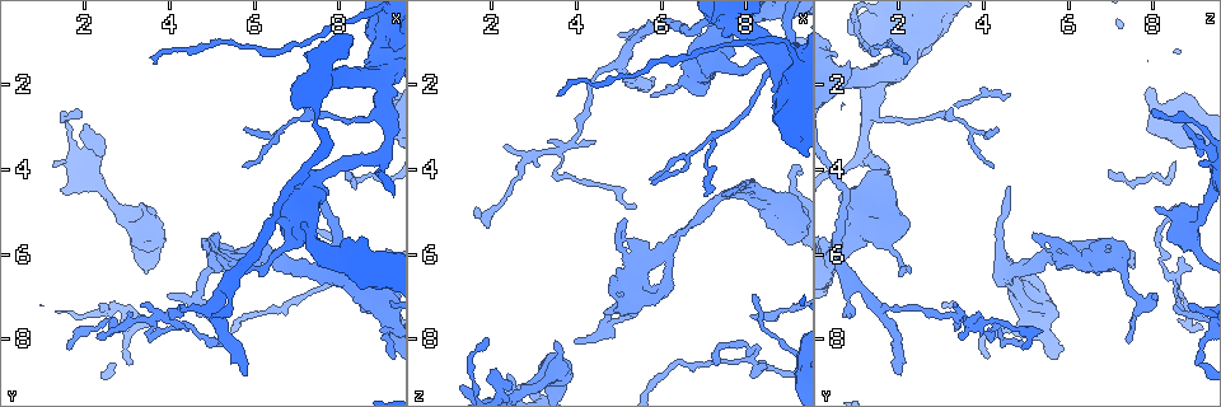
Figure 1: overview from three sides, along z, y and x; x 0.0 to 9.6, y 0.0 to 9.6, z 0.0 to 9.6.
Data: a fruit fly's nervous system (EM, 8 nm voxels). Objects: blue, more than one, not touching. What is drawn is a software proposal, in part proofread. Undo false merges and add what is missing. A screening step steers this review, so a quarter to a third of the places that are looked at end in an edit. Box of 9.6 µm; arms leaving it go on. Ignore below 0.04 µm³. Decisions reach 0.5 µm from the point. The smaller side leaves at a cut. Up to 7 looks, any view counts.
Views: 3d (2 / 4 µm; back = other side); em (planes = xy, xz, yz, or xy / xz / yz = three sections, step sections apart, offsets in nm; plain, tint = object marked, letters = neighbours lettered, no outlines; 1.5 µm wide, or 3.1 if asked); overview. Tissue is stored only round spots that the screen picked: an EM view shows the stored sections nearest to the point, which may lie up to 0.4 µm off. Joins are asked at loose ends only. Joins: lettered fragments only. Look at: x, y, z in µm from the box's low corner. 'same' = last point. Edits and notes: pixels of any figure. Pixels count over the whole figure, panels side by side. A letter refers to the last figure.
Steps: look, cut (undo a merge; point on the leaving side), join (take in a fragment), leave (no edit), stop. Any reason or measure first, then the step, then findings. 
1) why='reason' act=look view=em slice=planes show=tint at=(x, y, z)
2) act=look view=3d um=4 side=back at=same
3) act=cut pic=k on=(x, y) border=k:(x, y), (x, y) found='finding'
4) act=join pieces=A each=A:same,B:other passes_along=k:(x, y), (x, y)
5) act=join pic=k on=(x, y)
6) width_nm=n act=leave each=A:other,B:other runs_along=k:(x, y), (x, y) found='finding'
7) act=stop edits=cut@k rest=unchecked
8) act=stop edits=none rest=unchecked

why='an open end' act=look view=3d um=2 at=(5.80, 8.90, 2.00)

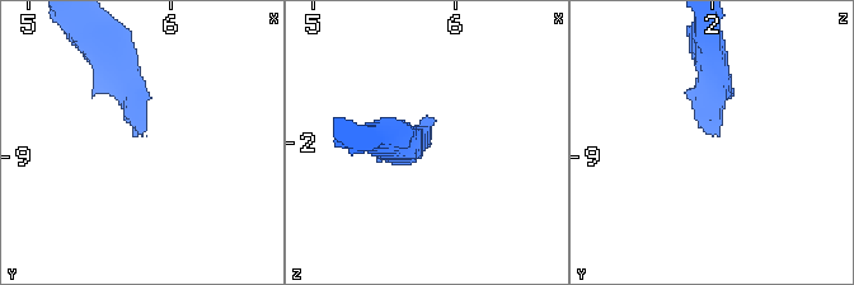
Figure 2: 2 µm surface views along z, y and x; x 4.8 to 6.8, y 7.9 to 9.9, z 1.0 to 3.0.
act=look view=em slice=xz step=4 show=letters at=(5.78, 8.84, 2.04)

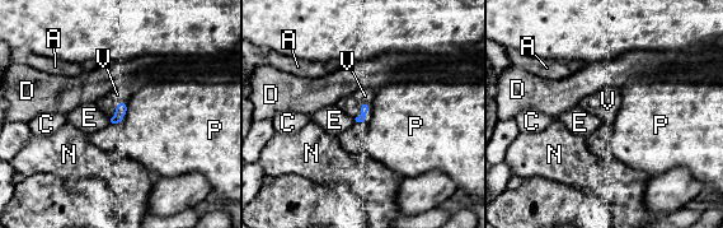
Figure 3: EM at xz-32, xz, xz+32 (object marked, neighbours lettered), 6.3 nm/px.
act=join pieces=V each=A:other,C:other,D:other,E:other,N:other,P:other,V:same found='the neuron continues'

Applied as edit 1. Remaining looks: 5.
why='thin end' act=look view=3d um=4 at=(5.45, 8.00, 7.35)

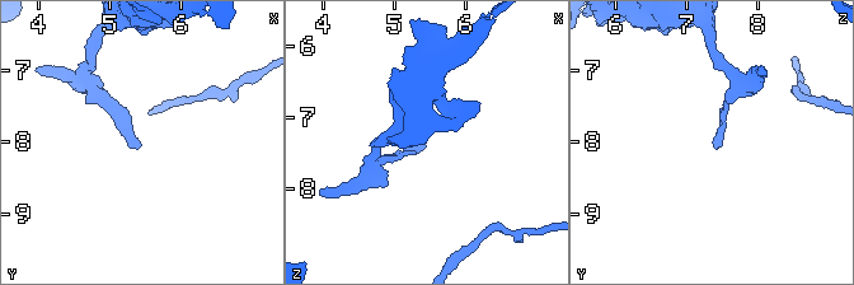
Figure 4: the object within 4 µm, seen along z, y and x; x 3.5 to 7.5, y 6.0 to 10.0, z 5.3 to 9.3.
act=look view=em slice=xz step=4 show=letters at=(5.45, 8.05, 7.45)

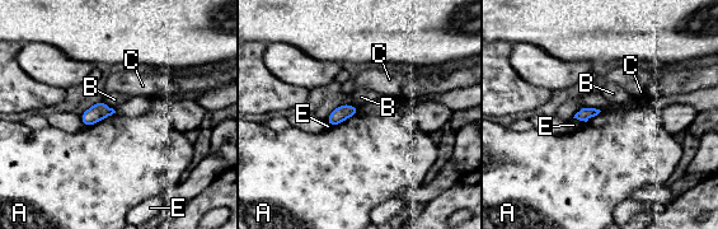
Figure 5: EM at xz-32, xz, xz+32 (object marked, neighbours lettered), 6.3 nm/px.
act=look view=em slice=planes show=letters at=same

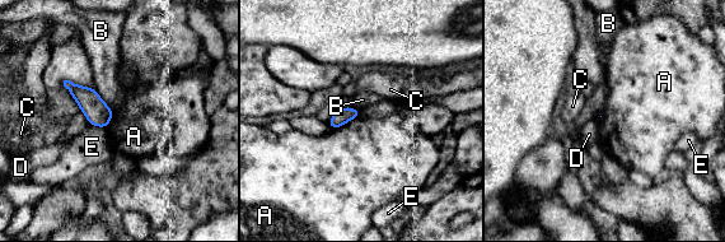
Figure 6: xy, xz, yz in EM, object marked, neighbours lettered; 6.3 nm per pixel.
act=leave each=A:other,B:other,C:other,D:other,E:other border=6:(361, 115), (333, 130) found='none of them fits'

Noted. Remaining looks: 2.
act=stop edits=join@3 rest=unchecked

